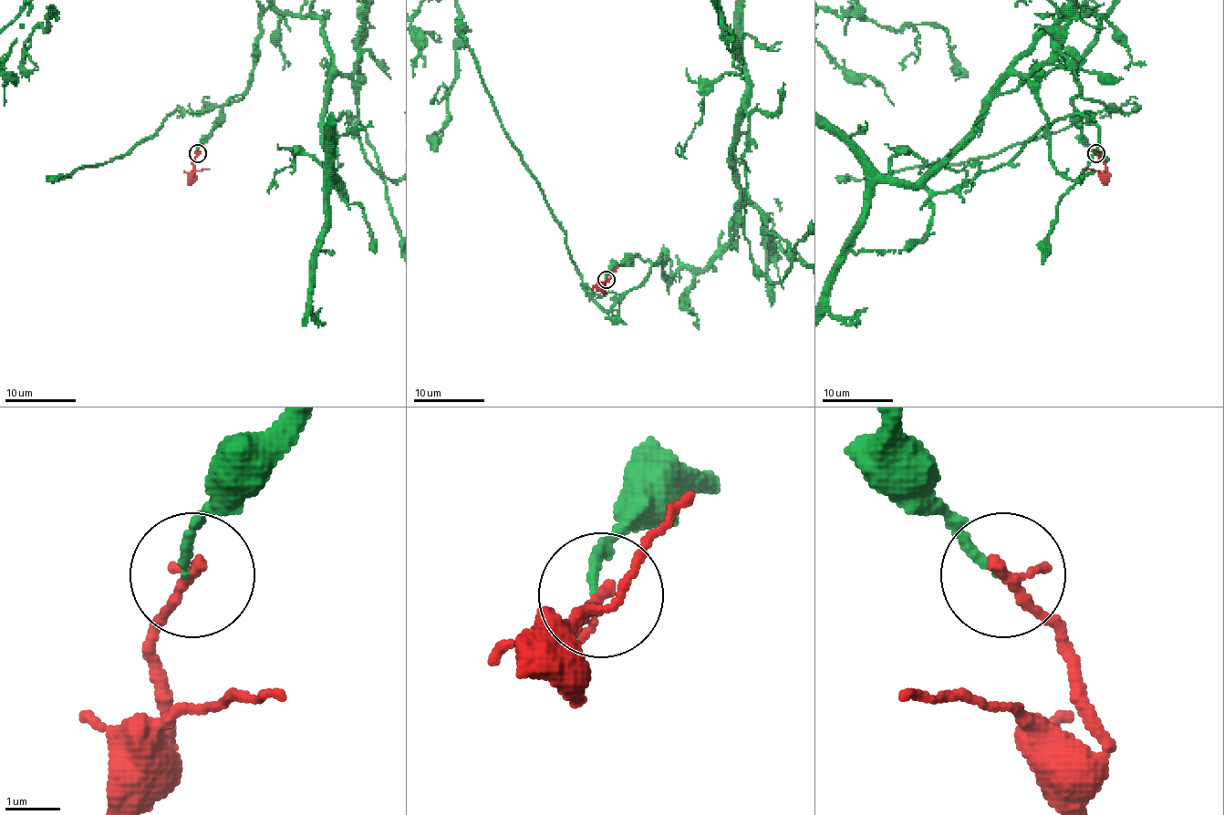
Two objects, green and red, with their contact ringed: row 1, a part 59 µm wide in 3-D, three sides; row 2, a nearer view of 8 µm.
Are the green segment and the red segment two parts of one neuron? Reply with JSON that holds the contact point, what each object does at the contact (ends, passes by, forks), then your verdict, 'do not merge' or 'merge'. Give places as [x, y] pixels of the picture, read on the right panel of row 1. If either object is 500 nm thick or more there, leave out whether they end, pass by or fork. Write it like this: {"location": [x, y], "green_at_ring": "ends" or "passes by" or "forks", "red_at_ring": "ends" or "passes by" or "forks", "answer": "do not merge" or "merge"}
{"location": [1096, 153], "green_at_ring": "ends", "red_at_ring": "ends", "answer": "do not merge"}

